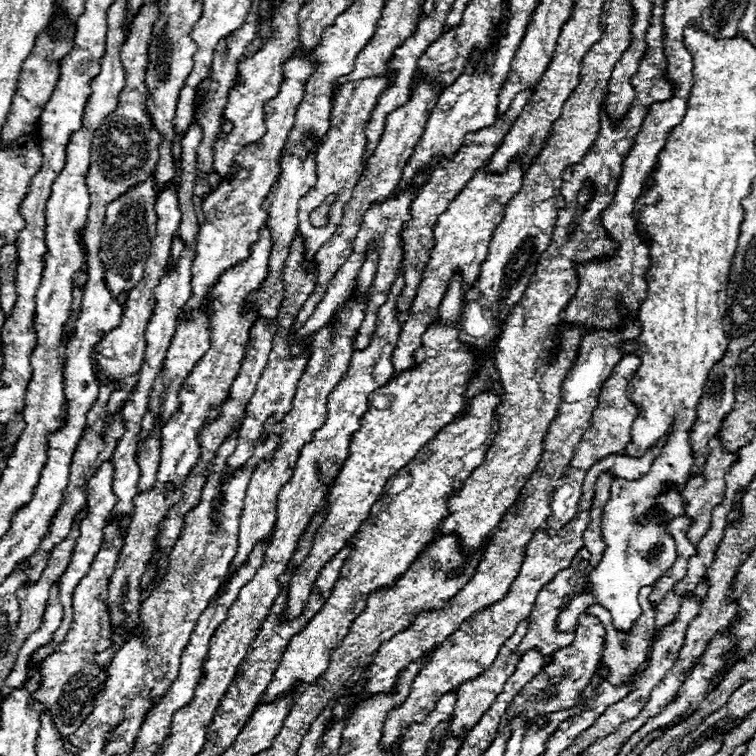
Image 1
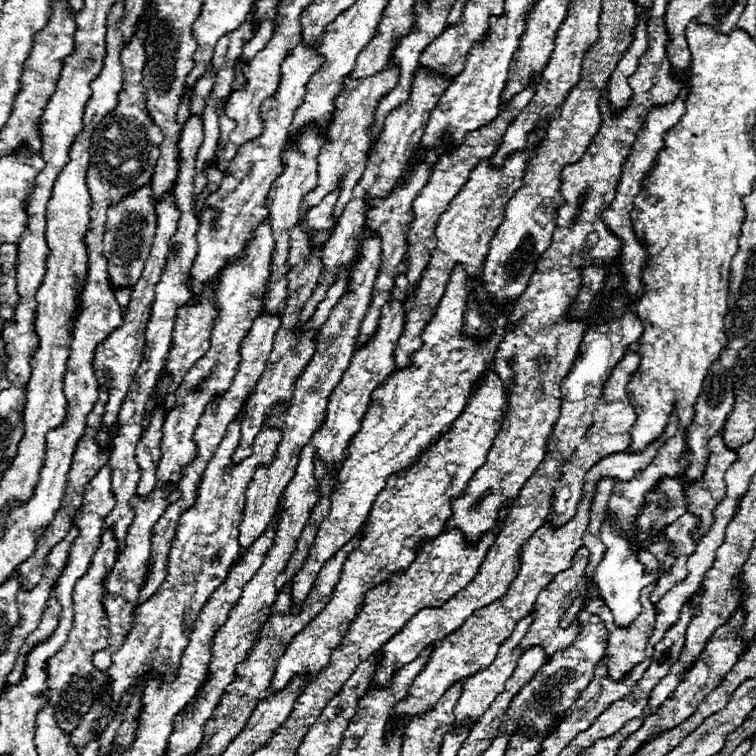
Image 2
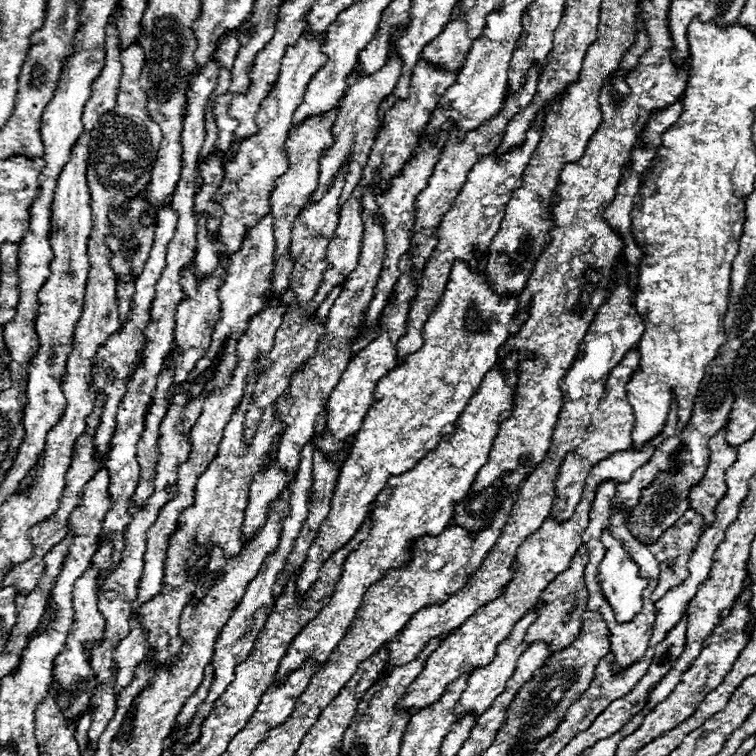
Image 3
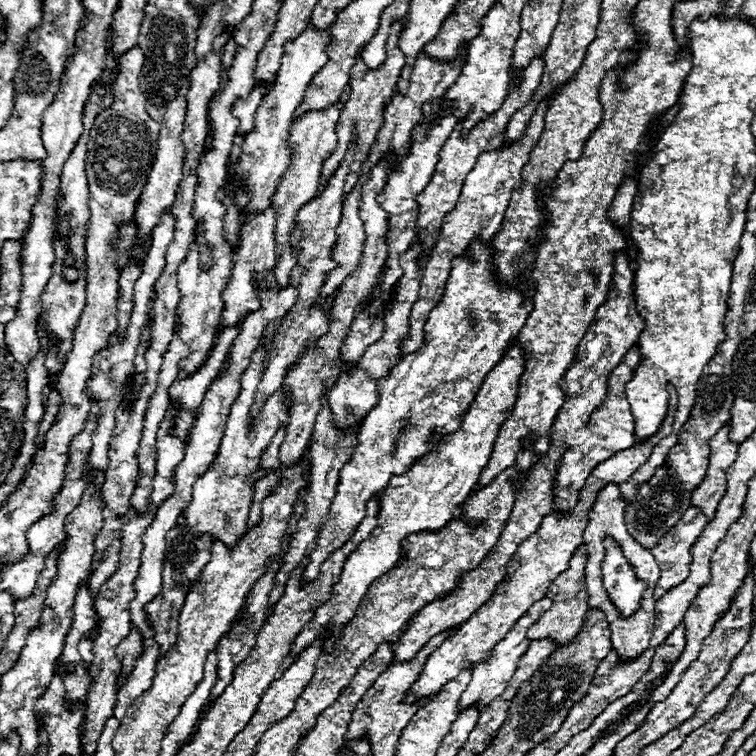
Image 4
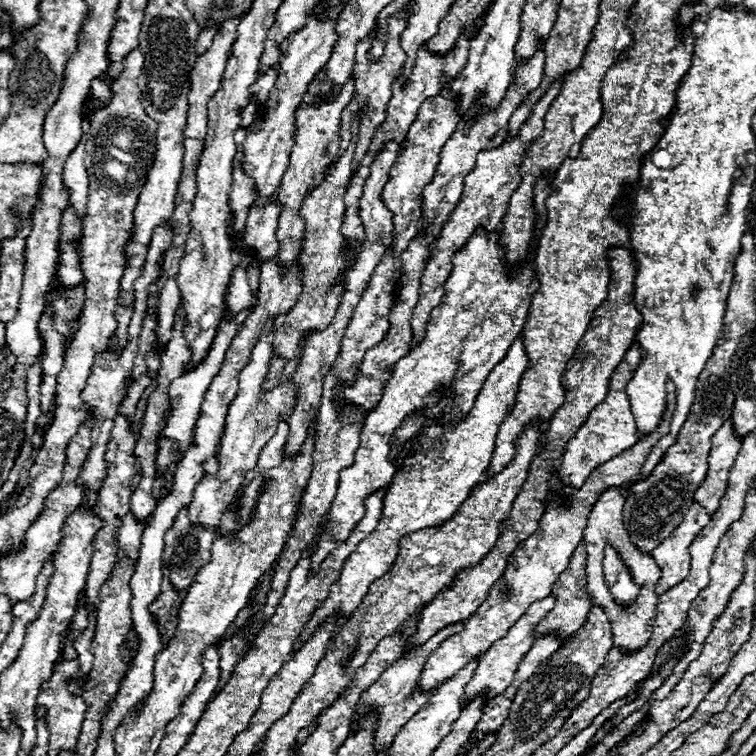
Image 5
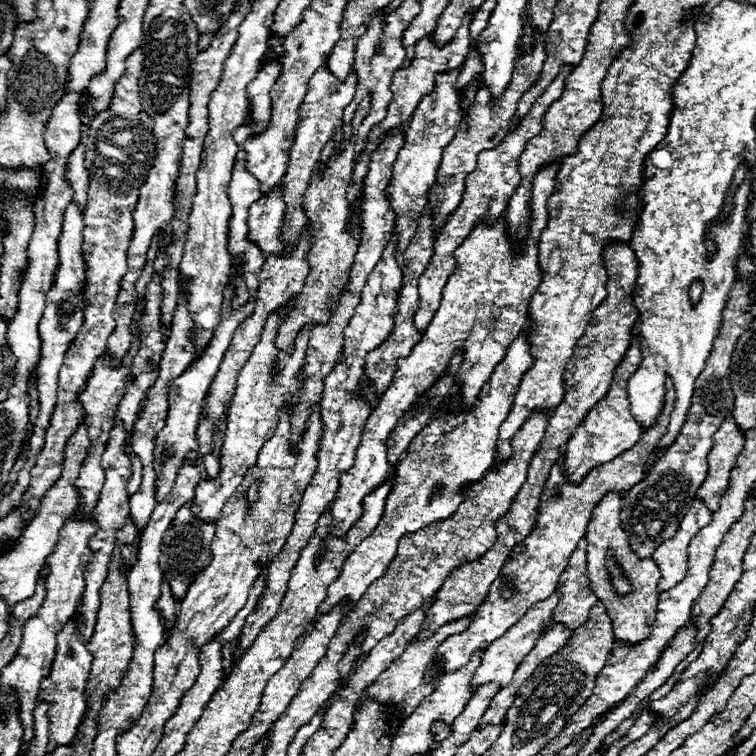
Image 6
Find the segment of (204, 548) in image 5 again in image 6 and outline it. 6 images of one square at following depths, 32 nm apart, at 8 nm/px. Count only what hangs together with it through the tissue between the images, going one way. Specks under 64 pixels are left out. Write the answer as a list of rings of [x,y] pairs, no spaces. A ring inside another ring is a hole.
[[[188,500],[180,512],[176,514],[176,518],[172,520],[172,526],[164,532],[162,538],[162,550],[160,550],[160,568],[162,568],[162,576],[166,578],[166,582],[172,588],[172,594],[178,602],[182,602],[182,598],[186,596],[190,584],[196,580],[198,572],[202,572],[210,562],[212,562],[212,550],[210,544],[214,540],[214,530],[216,526],[212,522],[204,522],[202,518],[192,514],[192,504],[194,500]]]

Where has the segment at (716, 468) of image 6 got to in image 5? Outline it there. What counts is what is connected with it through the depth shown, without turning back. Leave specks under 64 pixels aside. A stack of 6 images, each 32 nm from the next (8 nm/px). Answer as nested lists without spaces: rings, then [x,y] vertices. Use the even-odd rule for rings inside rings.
[[[728,418],[726,424],[712,436],[712,450],[708,456],[708,474],[704,484],[700,484],[694,496],[694,502],[704,504],[708,514],[714,514],[718,510],[720,498],[728,488],[730,468],[740,448],[742,448],[742,440],[734,434],[734,422],[732,418]]]

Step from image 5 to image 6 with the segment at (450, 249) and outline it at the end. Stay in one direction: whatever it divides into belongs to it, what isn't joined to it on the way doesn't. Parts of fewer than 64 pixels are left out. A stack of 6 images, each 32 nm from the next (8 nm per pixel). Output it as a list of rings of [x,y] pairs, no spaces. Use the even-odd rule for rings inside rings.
[[[562,66],[558,76],[548,84],[548,88],[544,90],[544,94],[532,104],[528,116],[524,116],[518,126],[514,130],[510,130],[504,140],[496,146],[496,148],[490,148],[490,150],[484,150],[478,154],[478,164],[476,164],[476,170],[470,172],[466,176],[466,190],[464,190],[464,196],[458,204],[458,208],[448,216],[446,224],[442,226],[436,242],[434,242],[434,256],[430,258],[426,270],[424,270],[424,276],[420,278],[420,302],[418,302],[418,310],[414,314],[414,326],[424,332],[426,326],[430,324],[434,312],[438,310],[438,304],[440,304],[440,298],[442,298],[442,290],[444,290],[444,284],[446,280],[452,276],[452,272],[456,270],[456,258],[454,258],[454,250],[470,236],[472,228],[476,226],[476,222],[480,218],[492,222],[496,216],[500,216],[500,212],[508,206],[508,200],[510,196],[514,194],[514,190],[518,188],[520,184],[520,172],[518,172],[518,158],[520,154],[524,152],[526,144],[530,138],[534,138],[536,134],[540,134],[542,130],[542,116],[544,112],[548,110],[548,106],[562,94],[564,90],[564,84],[566,84],[566,78],[572,74],[572,66]]]

